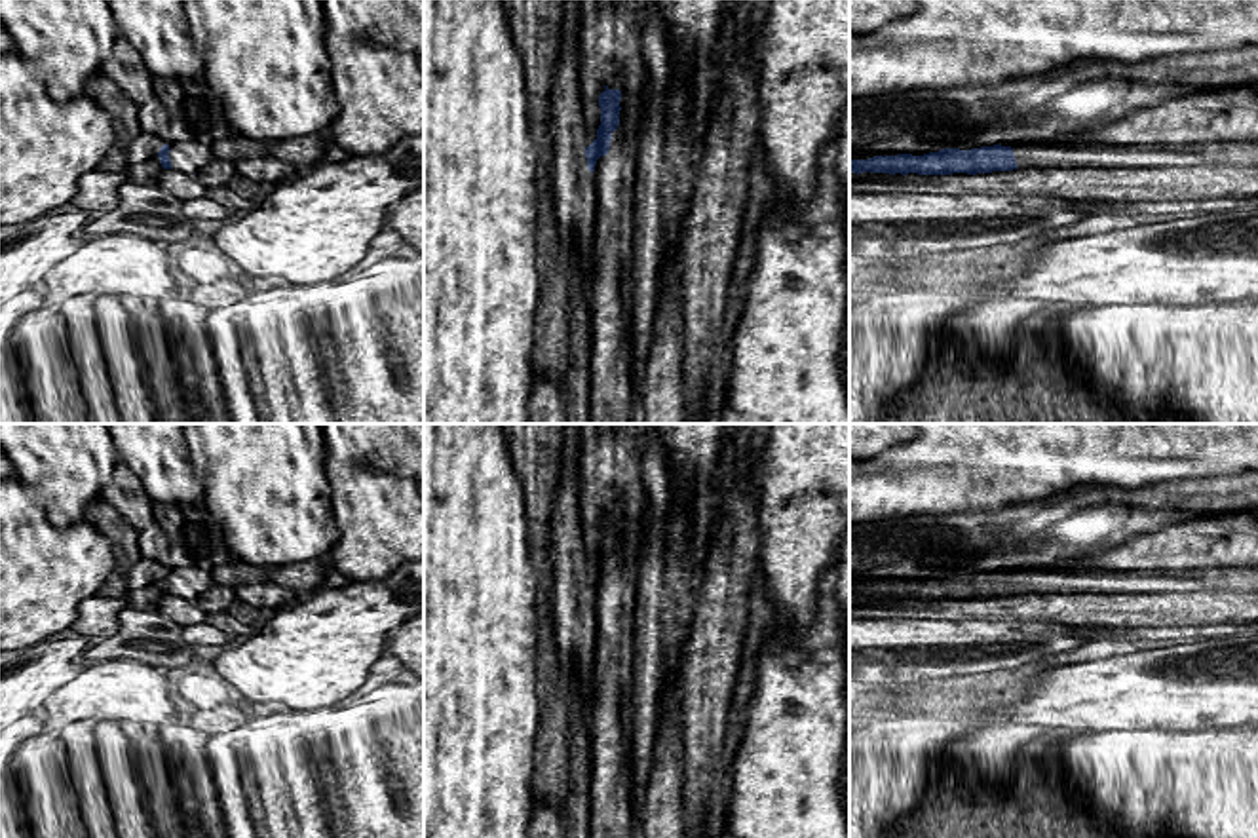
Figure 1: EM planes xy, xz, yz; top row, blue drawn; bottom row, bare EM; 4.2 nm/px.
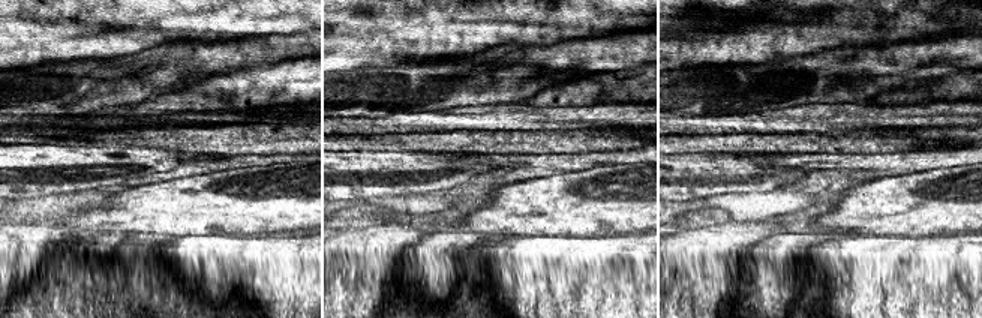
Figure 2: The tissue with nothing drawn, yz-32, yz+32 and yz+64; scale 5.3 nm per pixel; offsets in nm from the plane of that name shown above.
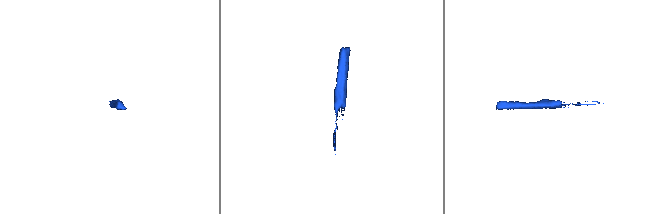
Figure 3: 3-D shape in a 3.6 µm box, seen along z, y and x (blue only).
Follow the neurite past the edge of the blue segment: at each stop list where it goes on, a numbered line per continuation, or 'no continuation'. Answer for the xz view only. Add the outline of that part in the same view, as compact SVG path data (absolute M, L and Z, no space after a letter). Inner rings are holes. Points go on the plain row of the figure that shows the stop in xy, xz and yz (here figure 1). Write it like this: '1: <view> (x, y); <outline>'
1: xz (614, 612); M631 581L597 585L593 597L591 838L633 838L629 787L629 692L635 661L637 608Z

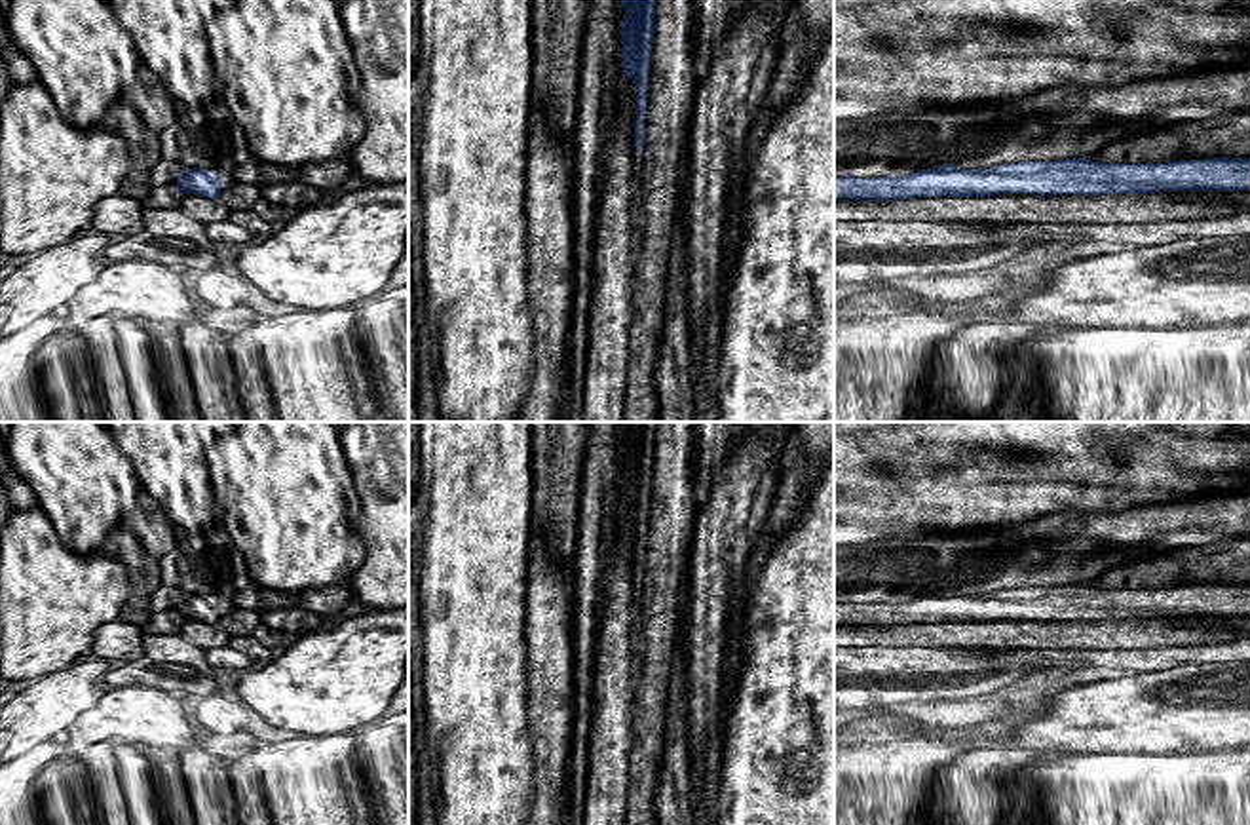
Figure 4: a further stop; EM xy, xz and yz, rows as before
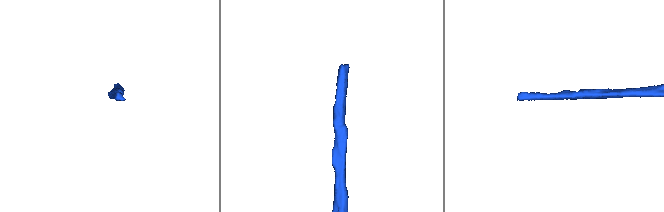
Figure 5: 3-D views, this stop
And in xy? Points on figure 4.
no continuation

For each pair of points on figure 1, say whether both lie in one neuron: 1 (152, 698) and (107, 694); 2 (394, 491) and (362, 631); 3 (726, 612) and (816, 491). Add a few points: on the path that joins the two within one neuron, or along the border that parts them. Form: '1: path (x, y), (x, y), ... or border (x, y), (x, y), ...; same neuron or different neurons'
1: path (141, 696), (118, 694); same neuron
2: border (403, 561), (379, 580), (350, 580); different neurons
3: border (759, 521), (757, 567); different neurons

